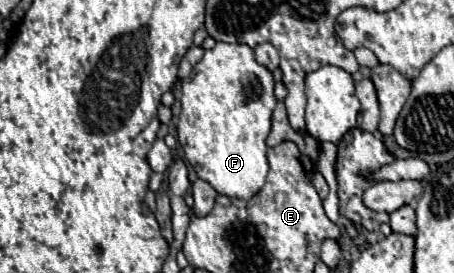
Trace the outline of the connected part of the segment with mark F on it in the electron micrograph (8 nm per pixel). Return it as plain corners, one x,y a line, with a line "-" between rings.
217,43
205,51
203,59
193,67
191,75
181,83
181,117
177,125
177,139
183,147
185,159
195,167
197,177
207,181
219,195
251,199
261,191
269,163
267,163
267,135
271,131
271,115
275,109
273,75
267,67
255,61
253,49
243,43

